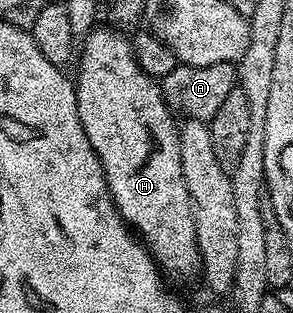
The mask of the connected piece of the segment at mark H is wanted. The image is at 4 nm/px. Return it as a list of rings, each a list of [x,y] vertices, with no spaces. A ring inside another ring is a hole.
[[[93,27],[80,44],[82,57],[78,60],[76,75],[80,122],[84,126],[84,134],[88,134],[88,142],[92,142],[92,150],[96,150],[96,158],[100,158],[106,185],[122,219],[146,245],[150,257],[169,279],[171,276],[174,280],[190,280],[201,273],[202,259],[196,242],[194,207],[188,186],[184,186],[184,170],[180,170],[179,125],[164,102],[159,81],[140,70],[134,57],[133,43],[127,37],[125,40],[117,27],[109,27]]]

